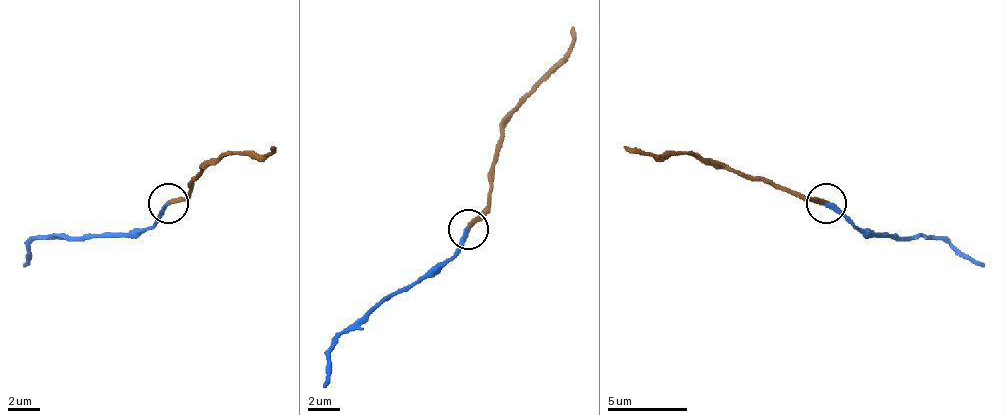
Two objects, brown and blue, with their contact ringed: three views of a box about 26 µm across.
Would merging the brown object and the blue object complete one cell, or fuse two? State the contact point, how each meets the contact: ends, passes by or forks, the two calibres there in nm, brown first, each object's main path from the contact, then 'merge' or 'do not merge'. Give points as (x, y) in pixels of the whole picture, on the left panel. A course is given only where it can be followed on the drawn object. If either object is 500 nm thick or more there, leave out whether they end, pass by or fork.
(168, 203) | brown ends | blue ends | 280/260 nm | brown via (167, 202), (187, 194), (203, 170), (231, 154), (263, 154), (275, 146) | blue via (167, 202), (167, 210), (147, 230), (83, 238), (39, 238), (23, 266) | merge

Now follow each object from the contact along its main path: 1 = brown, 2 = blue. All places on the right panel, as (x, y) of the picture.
1: (825, 202), (717, 170), (689, 154), (657, 154), (625, 146)
2: (825, 202), (857, 230), (893, 238), (933, 238), (985, 266)

